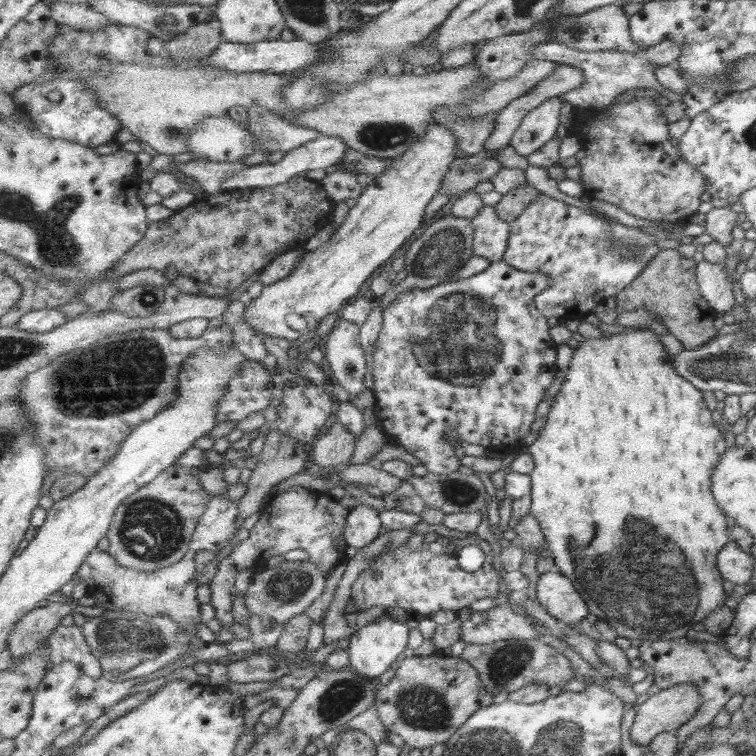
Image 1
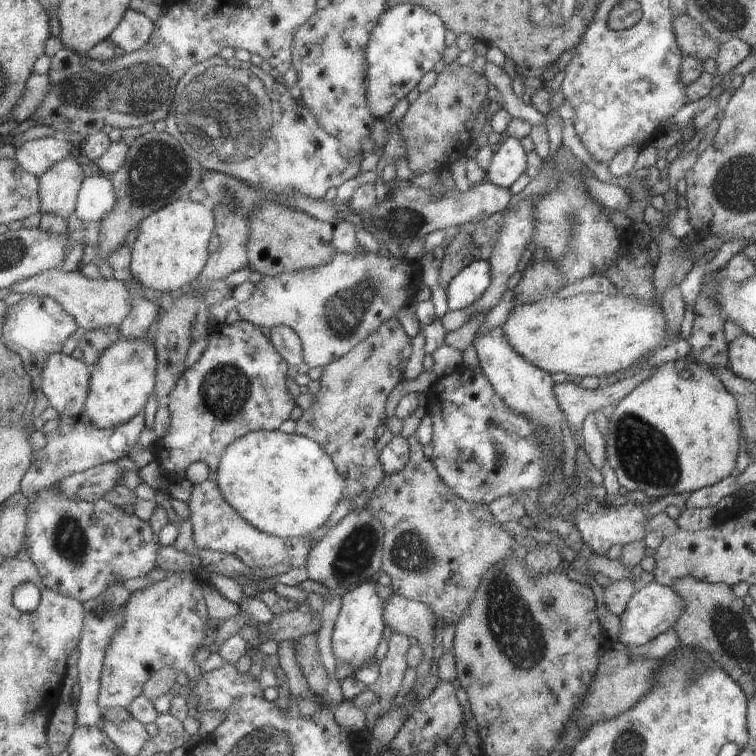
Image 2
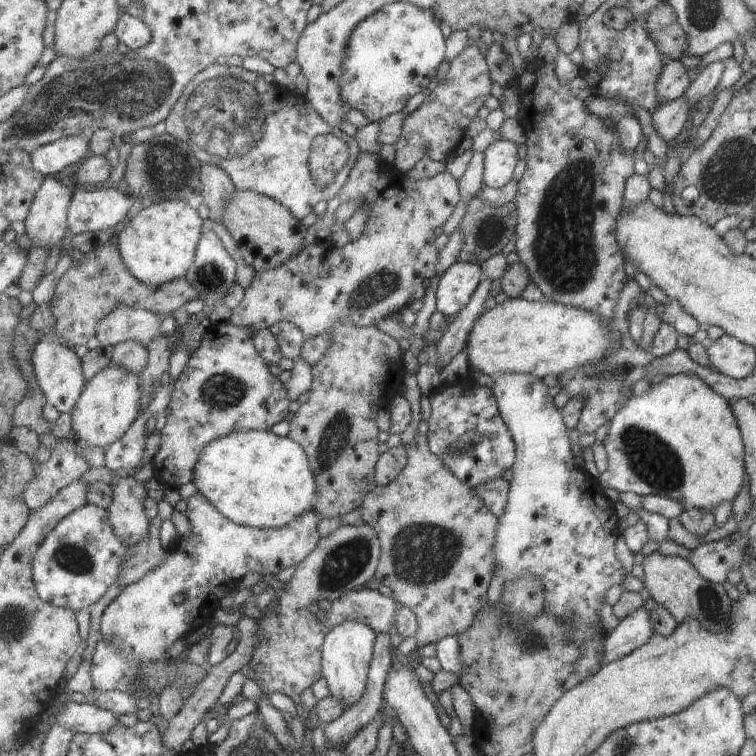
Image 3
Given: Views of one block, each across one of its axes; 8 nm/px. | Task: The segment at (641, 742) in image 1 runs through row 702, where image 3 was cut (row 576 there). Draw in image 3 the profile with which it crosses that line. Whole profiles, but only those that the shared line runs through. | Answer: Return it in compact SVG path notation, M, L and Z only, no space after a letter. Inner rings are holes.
M653 552L644 558L642 570L644 570L644 587L648 588L650 597L662 608L668 610L668 614L672 614L676 626L688 618L693 618L700 624L700 628L704 628L712 634L720 634L720 632L730 630L732 600L724 586L703 580L703 577L686 559L663 556L660 552Z

